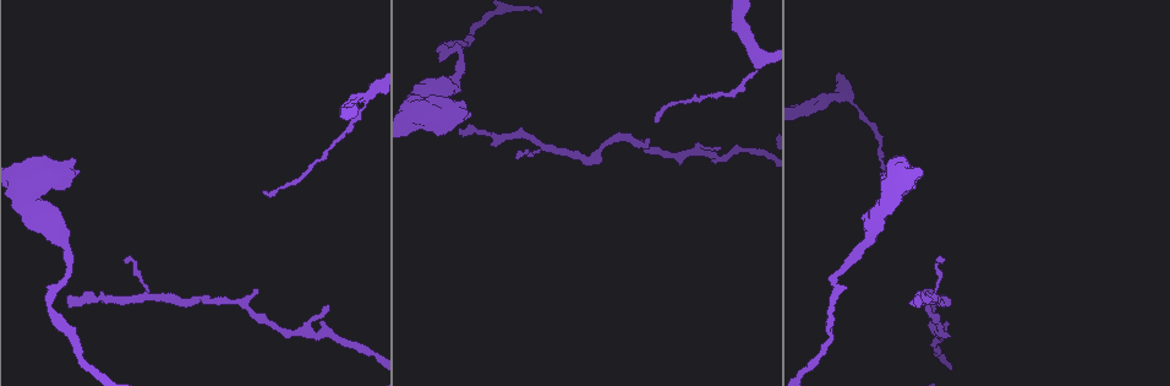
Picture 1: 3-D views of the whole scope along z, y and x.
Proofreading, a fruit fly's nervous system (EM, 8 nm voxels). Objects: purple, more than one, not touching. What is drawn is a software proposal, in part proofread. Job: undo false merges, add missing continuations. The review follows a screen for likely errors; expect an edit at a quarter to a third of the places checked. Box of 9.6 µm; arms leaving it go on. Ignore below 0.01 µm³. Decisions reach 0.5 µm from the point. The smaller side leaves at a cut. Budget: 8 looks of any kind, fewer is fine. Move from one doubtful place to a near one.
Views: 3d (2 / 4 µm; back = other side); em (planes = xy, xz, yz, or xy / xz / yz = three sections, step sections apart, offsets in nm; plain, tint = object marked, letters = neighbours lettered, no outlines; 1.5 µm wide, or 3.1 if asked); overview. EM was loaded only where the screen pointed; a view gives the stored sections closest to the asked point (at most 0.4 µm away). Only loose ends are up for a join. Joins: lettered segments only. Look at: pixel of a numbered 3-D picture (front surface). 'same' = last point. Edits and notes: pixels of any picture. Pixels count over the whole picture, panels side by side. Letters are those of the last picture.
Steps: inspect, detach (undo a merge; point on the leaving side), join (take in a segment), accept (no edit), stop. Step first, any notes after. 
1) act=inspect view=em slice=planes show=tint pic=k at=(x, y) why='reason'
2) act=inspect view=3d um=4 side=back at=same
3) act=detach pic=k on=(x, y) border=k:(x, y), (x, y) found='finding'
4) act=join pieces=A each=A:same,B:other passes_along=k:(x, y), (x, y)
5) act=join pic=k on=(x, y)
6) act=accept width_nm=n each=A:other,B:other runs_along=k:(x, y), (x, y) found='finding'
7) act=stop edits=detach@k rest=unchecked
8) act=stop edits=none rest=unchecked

act=inspect view=em slice=planes show=letters pic=1 at=(327, 305) why='an open end'

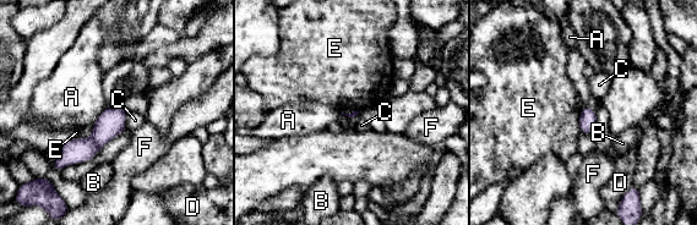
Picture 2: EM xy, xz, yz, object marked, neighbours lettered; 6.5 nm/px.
act=accept each=A:other,B:other,C:other,D:other,E:other,F:other found='no lettered segment goes on from it'

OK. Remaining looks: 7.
act=inspect view=em slice=planes show=letters pic=1 at=(99, 297) why='a narrow waist'

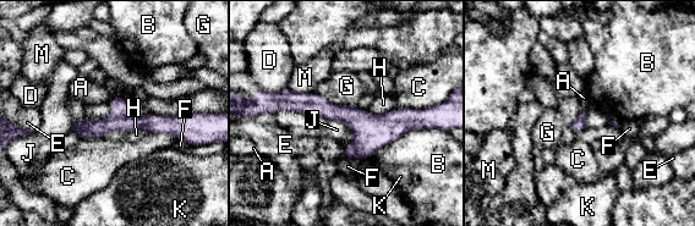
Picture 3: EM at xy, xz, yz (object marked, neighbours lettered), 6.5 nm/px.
act=accept width_nm=80 each=A:other,B:other,C:other,D:other,E:other,F:other,G:other,H:other,J:other,K:other,M:other border=3:(272, 114), (296, 110), (311, 119) found='continuous, no second cell'

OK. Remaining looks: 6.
act=inspect view=3d um=2 pic=1 at=(833, 282) why='thin neck'

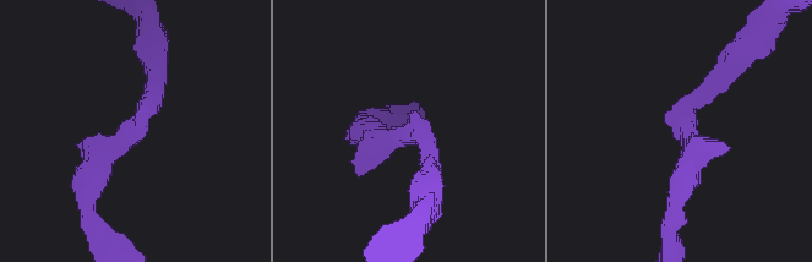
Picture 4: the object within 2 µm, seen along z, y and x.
act=inspect view=em slice=xz step=4 show=letters pic=4 at=(408, 133)

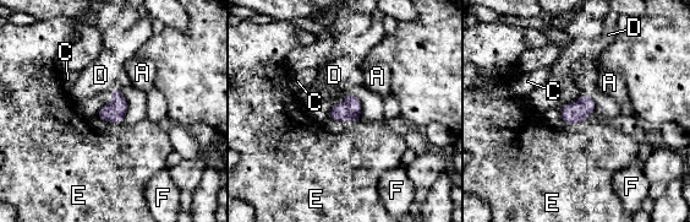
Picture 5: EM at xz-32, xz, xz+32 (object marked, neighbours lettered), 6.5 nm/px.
act=inspect view=em slice=planes show=letters at=same why='another direction'

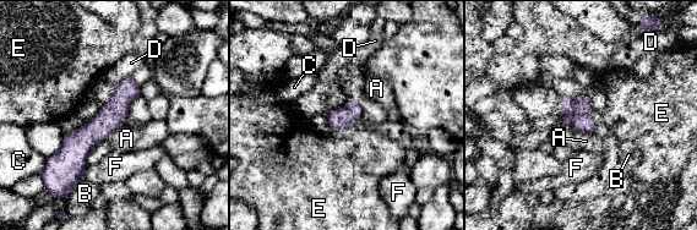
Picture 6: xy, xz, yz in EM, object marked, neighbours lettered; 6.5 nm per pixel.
act=accept each=A:other,B:other,C:other,D:other,E:other,F:other runs_along=6:(129, 81), (74, 152), (74, 180) found='all the same cell'

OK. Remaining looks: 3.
act=stop edits=none rest=unchecked

